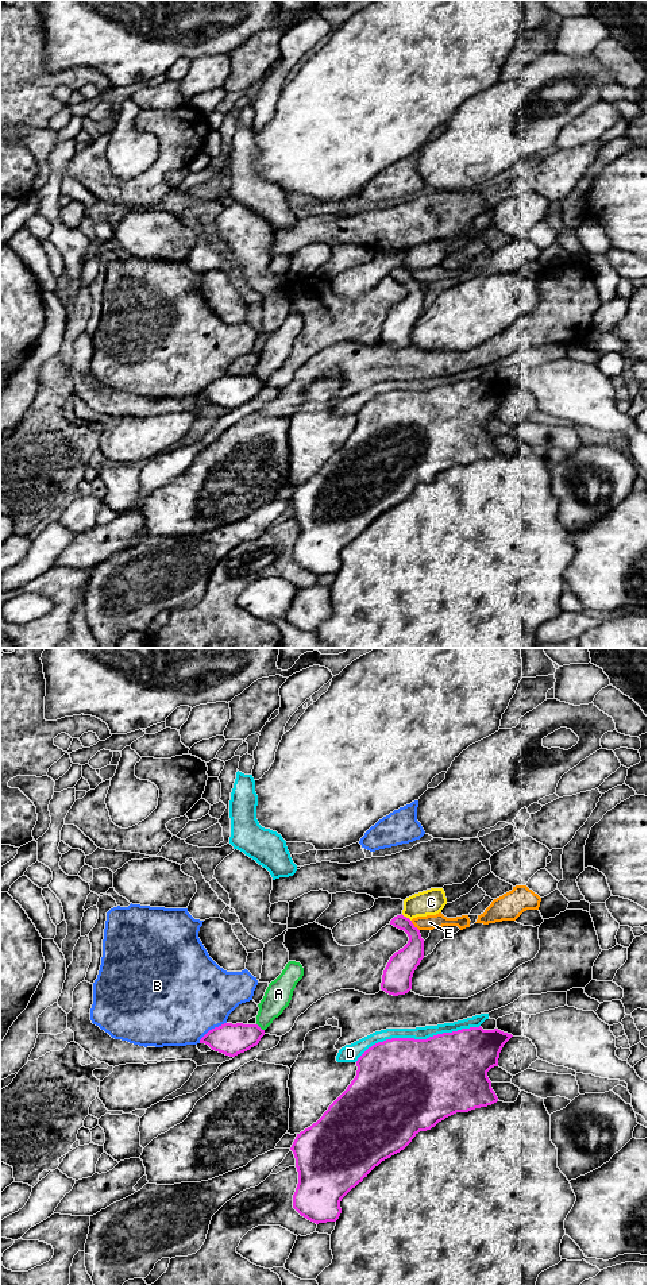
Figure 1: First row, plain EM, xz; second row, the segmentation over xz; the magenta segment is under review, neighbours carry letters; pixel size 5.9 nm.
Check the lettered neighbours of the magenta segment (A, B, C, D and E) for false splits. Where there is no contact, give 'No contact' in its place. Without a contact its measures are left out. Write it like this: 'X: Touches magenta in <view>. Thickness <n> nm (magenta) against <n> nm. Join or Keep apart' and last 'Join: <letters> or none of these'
A: Touches magenta in xz. Thickness 190 nm (magenta) against 160 nm. Keep apart
B: Touches magenta in xz. Thickness 190 nm (magenta) against 500 nm. Keep apart
C: Touches magenta in xz. Thickness 150 nm (magenta) against 160 nm. Keep apart
D: Touches magenta in xz. Thickness 500 nm (magenta) against 80 nm. Keep apart
E: Touches magenta in xz. Thickness 160 nm (magenta) against 90 nm. Keep apart
Join: none of these

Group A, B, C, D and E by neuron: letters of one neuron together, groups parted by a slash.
A / B / C / D / E

